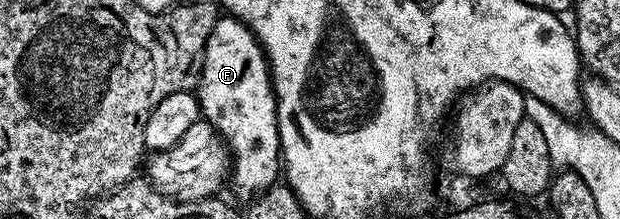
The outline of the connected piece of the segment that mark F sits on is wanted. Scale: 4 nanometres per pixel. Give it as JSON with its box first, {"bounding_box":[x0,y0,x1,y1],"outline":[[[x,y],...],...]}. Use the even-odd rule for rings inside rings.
{"bounding_box":[197,16,281,200],"outline":[[[220,16],[209,32],[209,40],[203,49],[203,66],[197,83],[199,112],[208,124],[219,132],[229,147],[229,182],[246,200],[254,199],[264,190],[276,185],[281,178],[281,151],[279,125],[275,107],[275,89],[271,86],[271,71],[267,56],[255,38],[255,33],[244,22],[230,16]]]}

